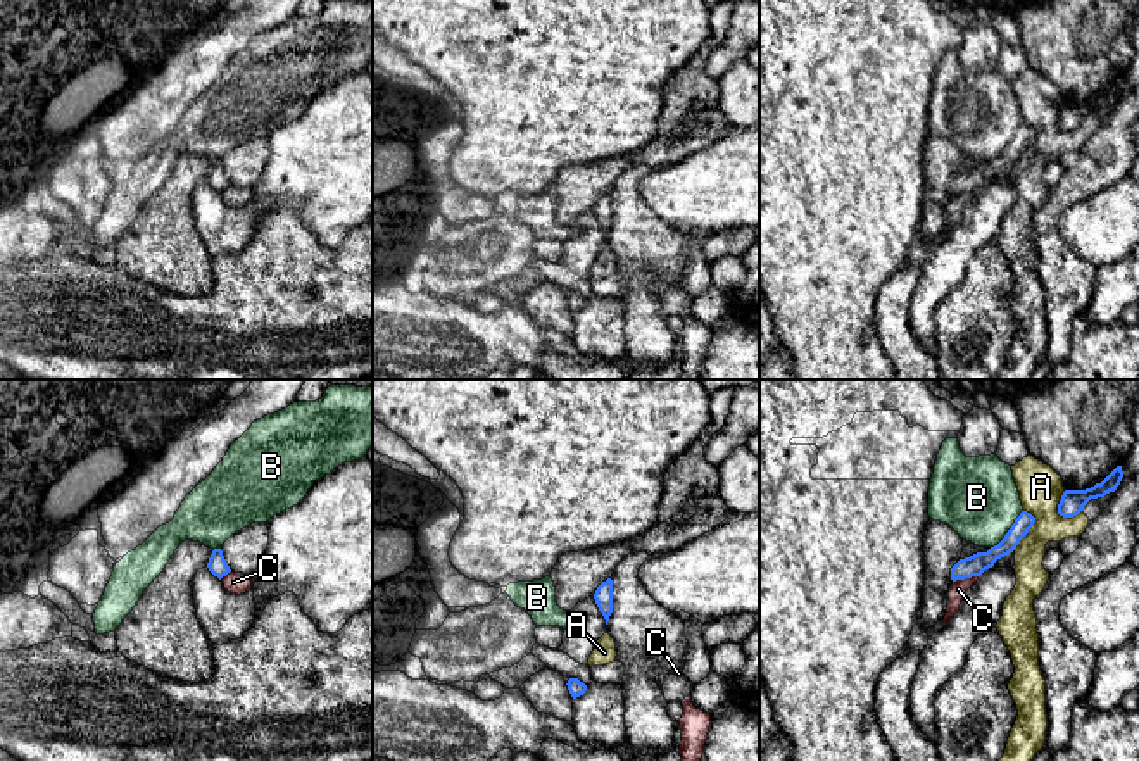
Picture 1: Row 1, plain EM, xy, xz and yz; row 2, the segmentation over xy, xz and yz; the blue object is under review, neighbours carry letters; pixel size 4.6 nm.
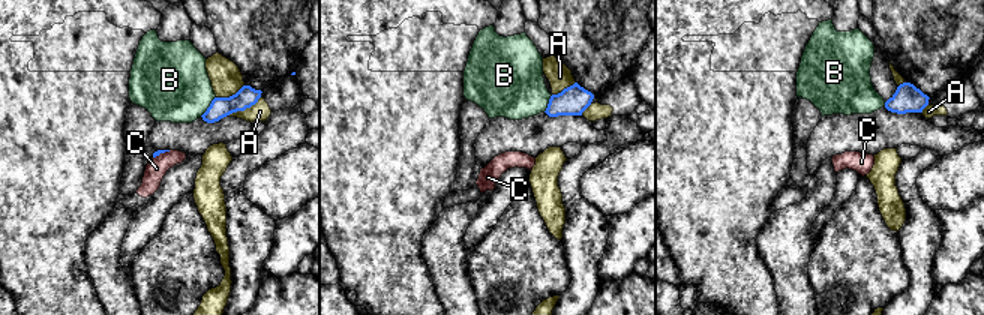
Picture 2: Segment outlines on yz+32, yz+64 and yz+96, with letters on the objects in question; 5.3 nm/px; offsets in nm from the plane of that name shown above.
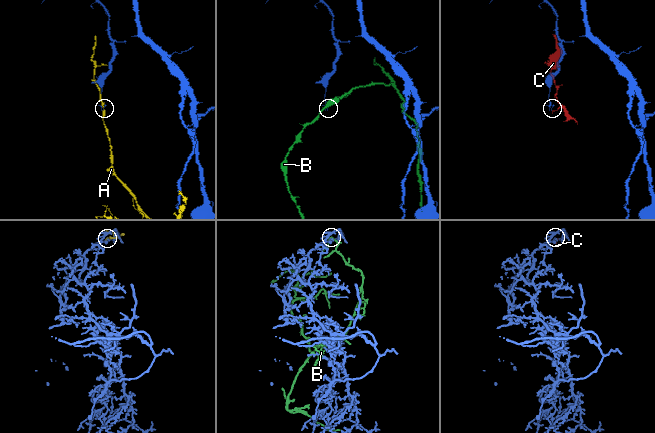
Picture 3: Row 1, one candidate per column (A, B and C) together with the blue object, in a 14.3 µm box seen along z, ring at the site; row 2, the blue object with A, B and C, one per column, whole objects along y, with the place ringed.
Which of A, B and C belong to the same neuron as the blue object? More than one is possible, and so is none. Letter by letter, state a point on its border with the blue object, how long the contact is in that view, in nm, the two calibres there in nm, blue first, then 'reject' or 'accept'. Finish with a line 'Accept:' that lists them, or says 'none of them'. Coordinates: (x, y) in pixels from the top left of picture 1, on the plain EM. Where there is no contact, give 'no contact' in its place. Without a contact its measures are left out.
A: yz (1058, 123) | 140 nm | 110/200 nm | reject
B: yz (1008, 144) | 240 nm | 100/380 nm | reject
C: yz (965, 190) | 120 nm | 100/80 nm | reject
Accept: none of them

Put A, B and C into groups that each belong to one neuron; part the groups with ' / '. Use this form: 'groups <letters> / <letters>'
groups A / B / C

